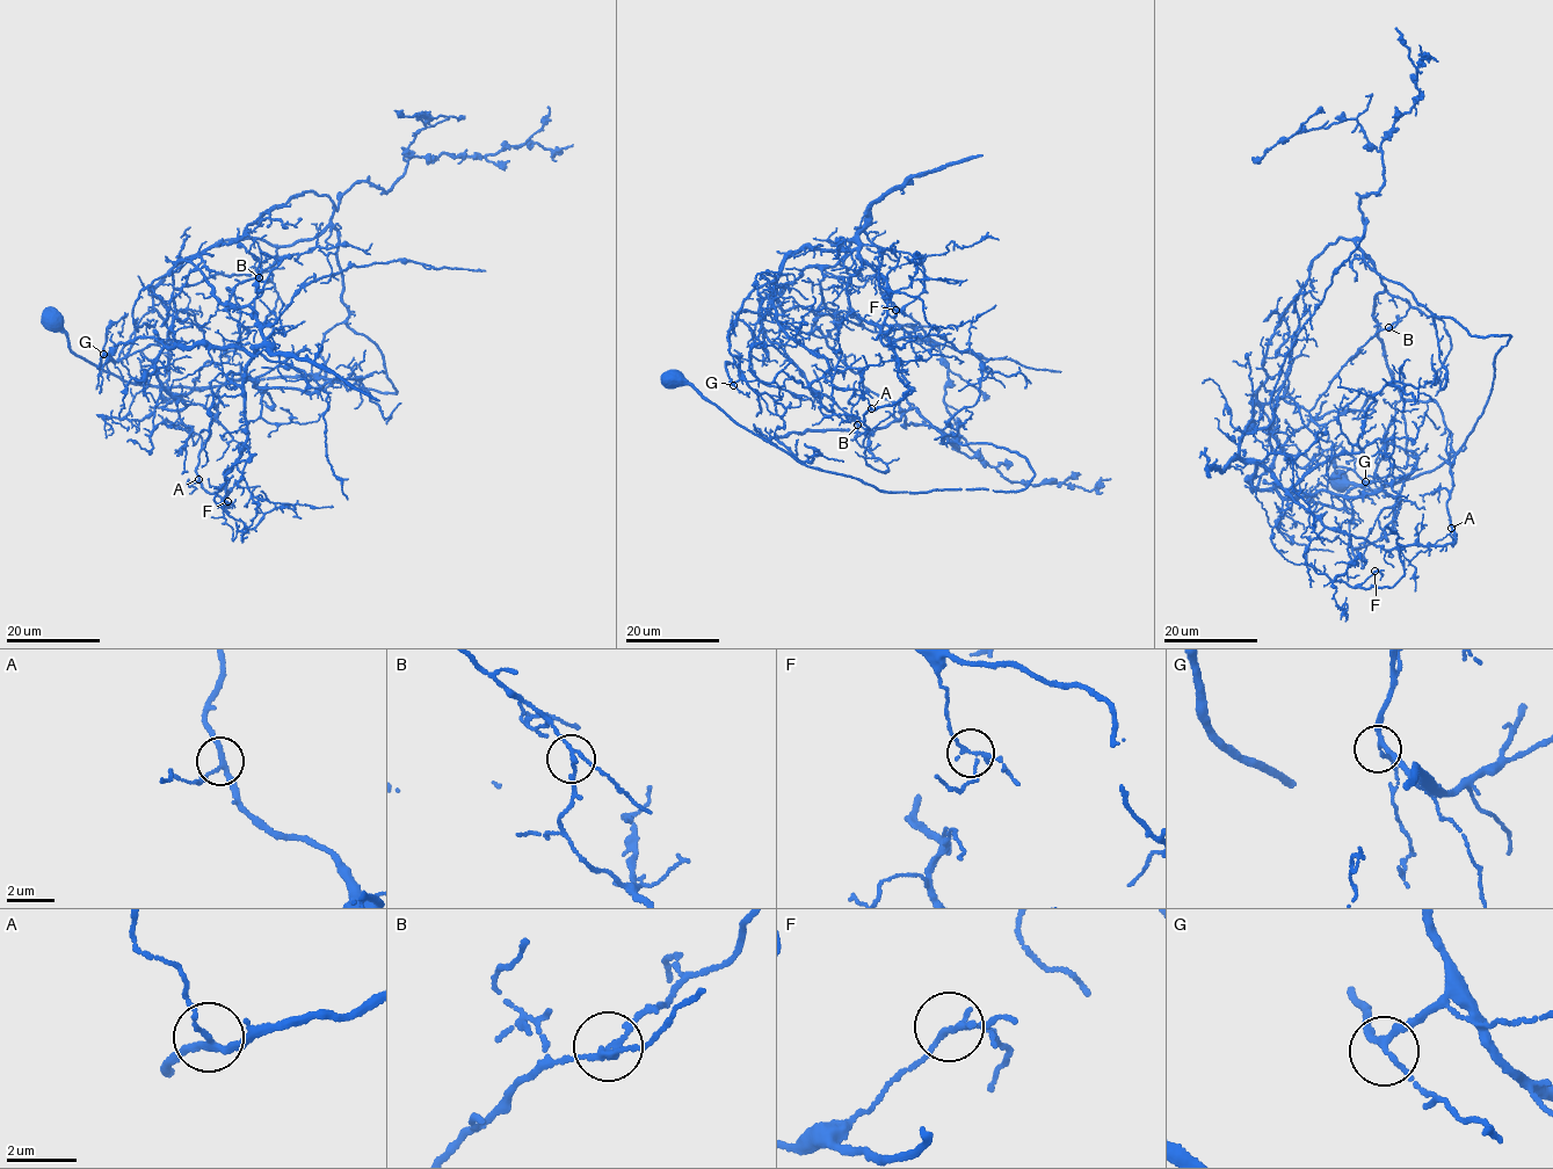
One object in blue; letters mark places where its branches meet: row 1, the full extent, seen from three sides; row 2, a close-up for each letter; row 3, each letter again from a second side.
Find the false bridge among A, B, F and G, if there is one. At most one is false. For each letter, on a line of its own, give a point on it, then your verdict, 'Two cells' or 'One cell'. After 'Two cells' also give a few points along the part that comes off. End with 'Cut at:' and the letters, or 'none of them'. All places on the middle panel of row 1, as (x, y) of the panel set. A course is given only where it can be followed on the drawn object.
A: Place: (871, 408). One cell
B: Place: (857, 425). Two cells. Course of the part to remove: (857, 425), (869, 449), (863, 434), (829, 429), (764, 440), (885, 491), (960, 488)
F: Place: (895, 310). One cell
G: Place: (733, 385). One cell
Cut at: B

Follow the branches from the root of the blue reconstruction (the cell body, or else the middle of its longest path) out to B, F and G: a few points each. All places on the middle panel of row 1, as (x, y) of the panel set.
B: (670, 380), (798, 462), (812, 458), (803, 464), (764, 441), (851, 430), (868, 450), (857, 425)
F: (670, 380), (803, 464), (764, 441), (868, 450), (759, 306), (861, 230), (895, 310)
G: (670, 380), (803, 464), (764, 441), (836, 429), (869, 449), (762, 331), (782, 262), (728, 331), (733, 385)

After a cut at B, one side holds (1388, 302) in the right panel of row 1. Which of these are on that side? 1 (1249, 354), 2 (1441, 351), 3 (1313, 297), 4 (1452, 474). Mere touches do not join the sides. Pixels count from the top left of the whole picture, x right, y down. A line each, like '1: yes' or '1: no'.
1: no
2: yes
3: yes
4: no

